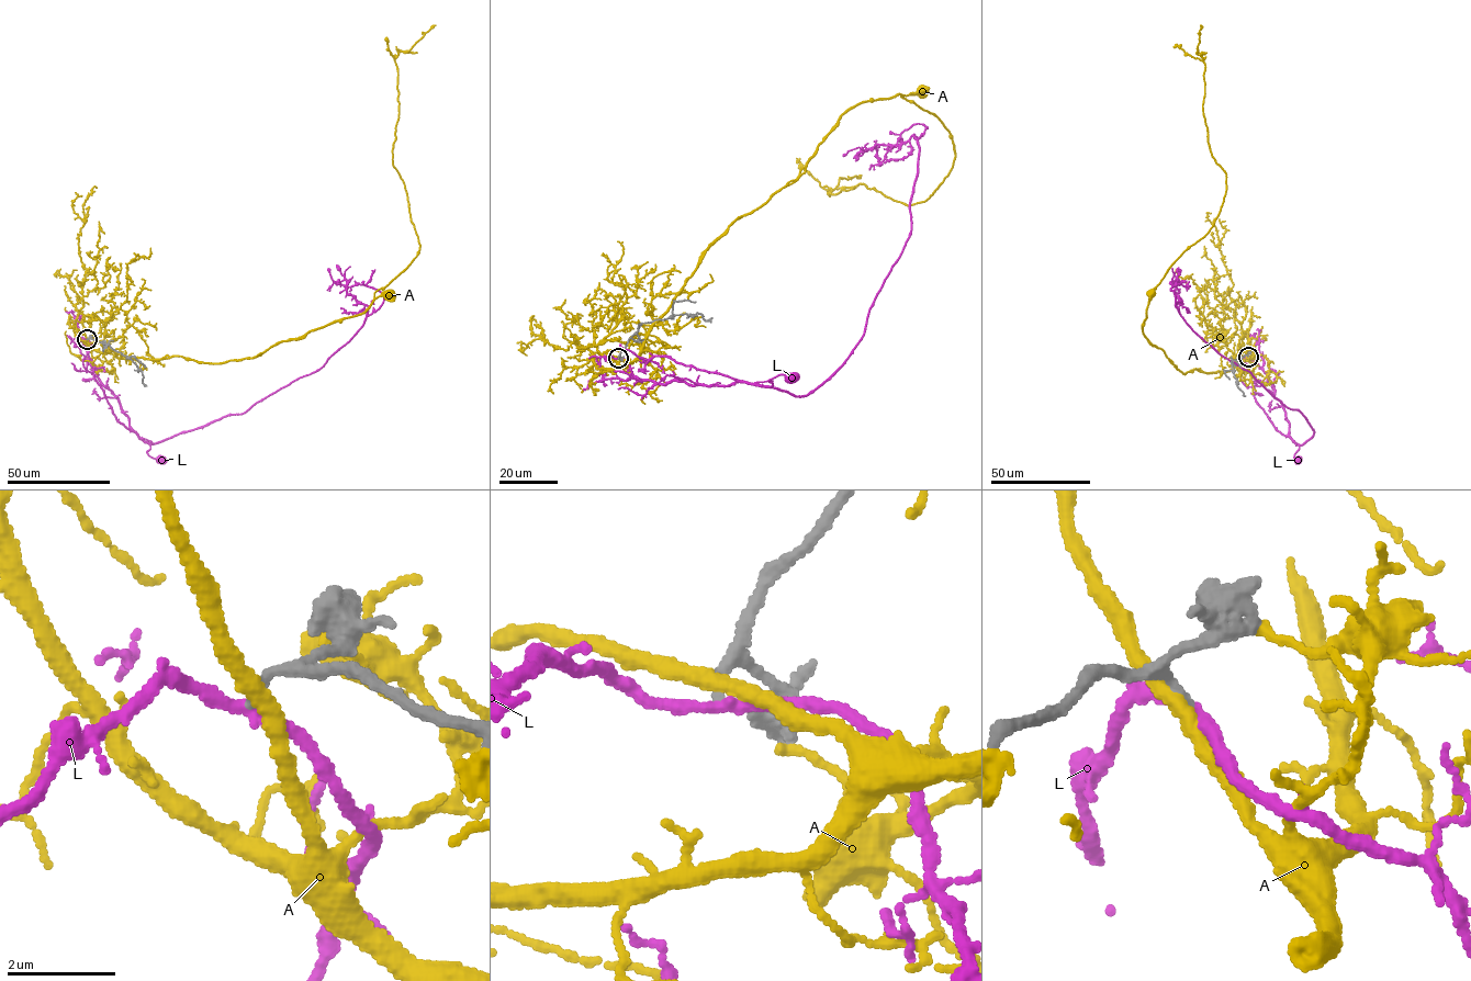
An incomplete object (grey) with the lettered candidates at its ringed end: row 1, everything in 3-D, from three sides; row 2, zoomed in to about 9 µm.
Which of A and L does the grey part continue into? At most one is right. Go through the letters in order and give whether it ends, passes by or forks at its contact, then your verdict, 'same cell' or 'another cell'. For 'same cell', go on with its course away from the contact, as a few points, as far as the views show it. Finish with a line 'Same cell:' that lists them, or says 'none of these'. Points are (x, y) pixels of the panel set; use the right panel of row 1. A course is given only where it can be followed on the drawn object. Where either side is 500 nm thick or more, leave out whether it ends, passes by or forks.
A: it passes by; another cell
L: it passes by; another cell
Same cell: none of these

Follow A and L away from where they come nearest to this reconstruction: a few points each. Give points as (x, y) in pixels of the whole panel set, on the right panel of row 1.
A: (1248, 356), (1251, 367), (1234, 365), (1215, 372), (1194, 369), (1182, 372), (1143, 334), (1151, 292)
L: (1248, 356), (1266, 373), (1275, 397), (1281, 403), (1289, 433), (1299, 447), (1293, 460), (1298, 461)

